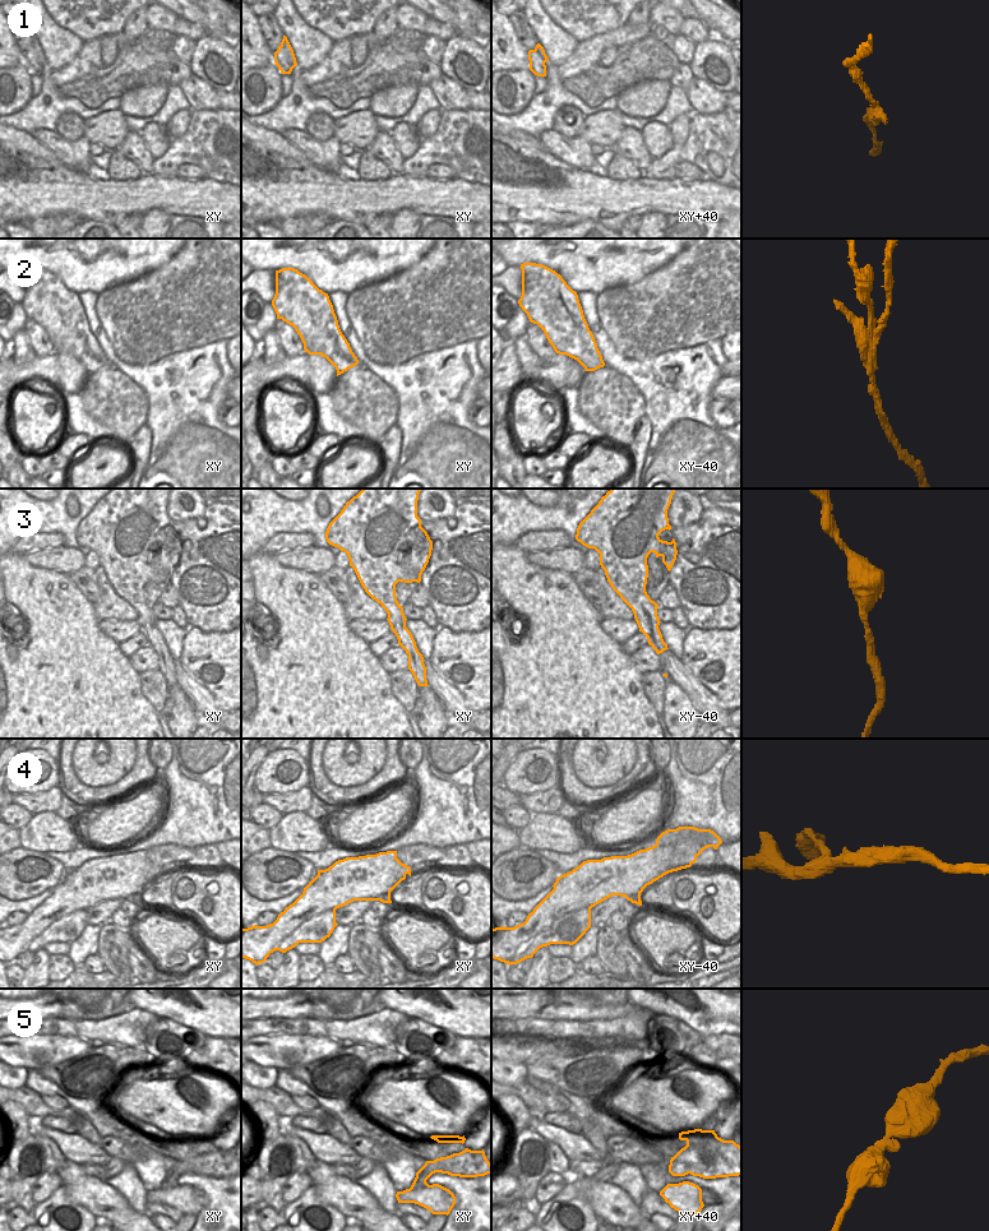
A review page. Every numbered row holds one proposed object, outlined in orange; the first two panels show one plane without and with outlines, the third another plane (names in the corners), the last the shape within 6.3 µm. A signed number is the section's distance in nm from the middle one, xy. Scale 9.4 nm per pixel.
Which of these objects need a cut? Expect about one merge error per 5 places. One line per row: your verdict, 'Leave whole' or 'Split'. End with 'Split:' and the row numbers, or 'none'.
1: Leave whole
2: Split
3: Leave whole
4: Split
5: Leave whole
Split: 2, 4.

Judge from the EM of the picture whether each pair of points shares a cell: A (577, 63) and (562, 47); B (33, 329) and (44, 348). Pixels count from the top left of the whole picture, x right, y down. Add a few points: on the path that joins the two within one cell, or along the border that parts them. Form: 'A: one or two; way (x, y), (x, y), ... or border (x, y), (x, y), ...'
A: two; border (580, 42), (559, 66)
B: one; way (37, 334), (41, 343)

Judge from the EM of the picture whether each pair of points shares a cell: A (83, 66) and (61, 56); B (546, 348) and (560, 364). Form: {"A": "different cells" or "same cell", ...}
{"A": "different cells", "B": "different cells"}

